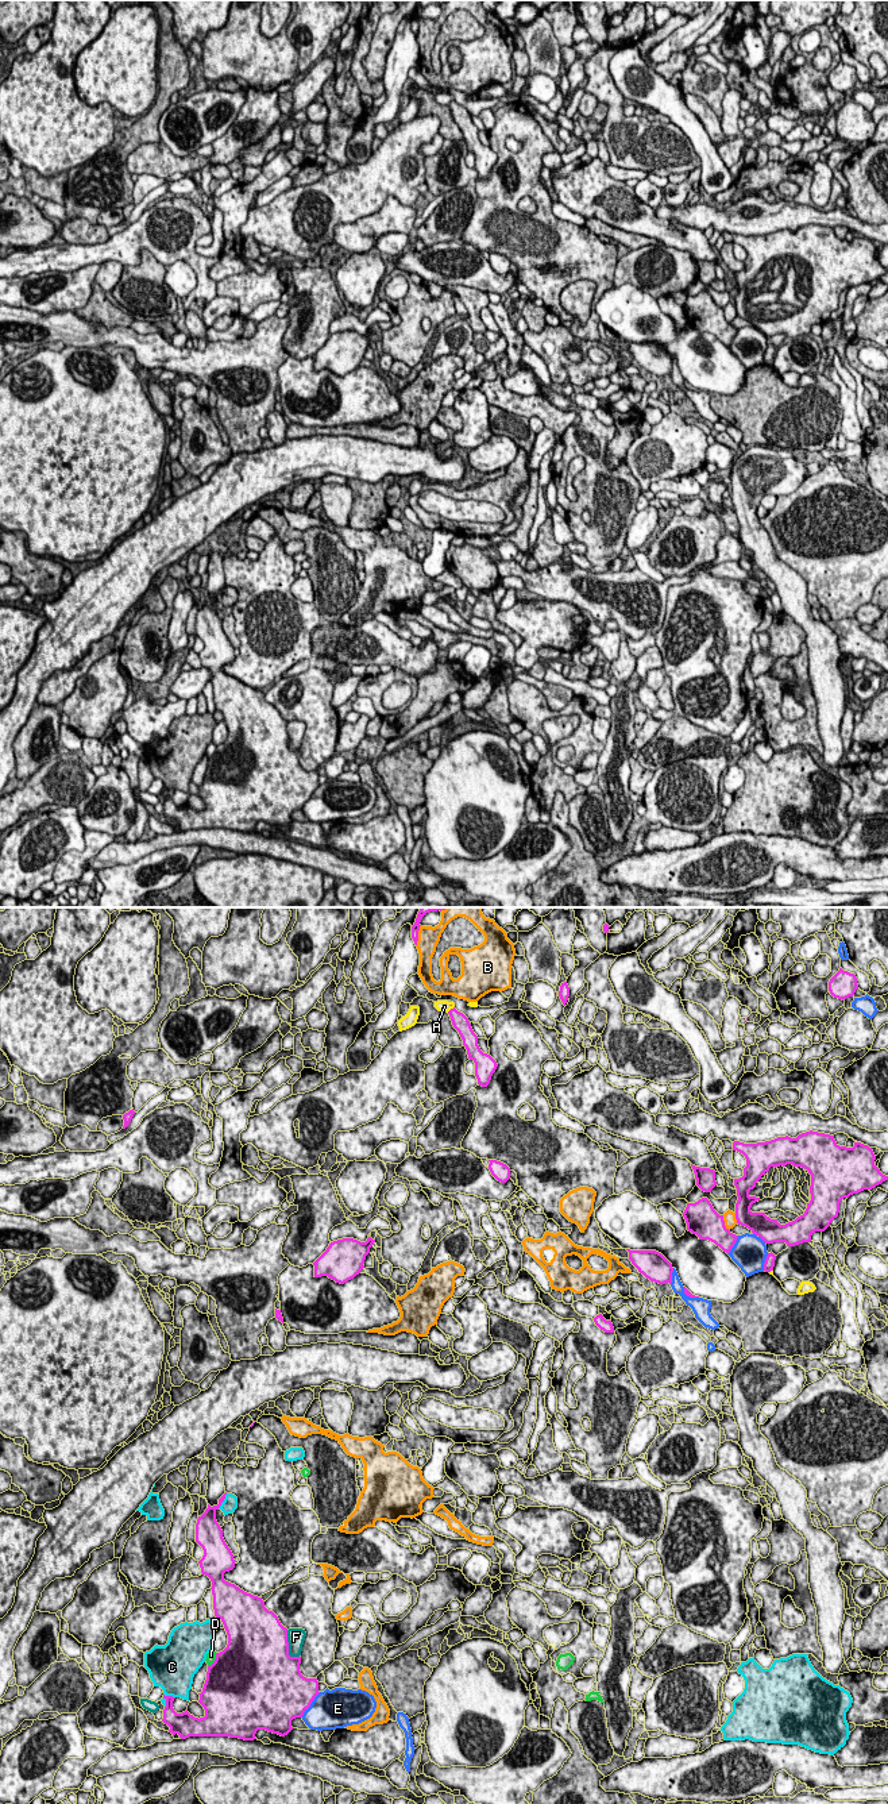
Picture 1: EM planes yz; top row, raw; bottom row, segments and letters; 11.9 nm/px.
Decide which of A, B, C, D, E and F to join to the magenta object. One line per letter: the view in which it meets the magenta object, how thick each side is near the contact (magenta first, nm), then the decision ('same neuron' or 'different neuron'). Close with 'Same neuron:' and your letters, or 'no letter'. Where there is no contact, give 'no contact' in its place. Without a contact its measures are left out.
A: meets magenta in yz; 200 nm thick on the magenta side, 160 nm on the other; different neuron
B: meets magenta in yz; 100 nm thick on the magenta side, 260 nm on the other; different neuron
C: meets magenta in yz; 190 nm thick on the magenta side, 400 nm on the other; different neuron
D: meets magenta in yz; 500 nm thick on the magenta side, 120 nm on the other; different neuron
E: meets magenta in yz; 480 nm thick on the magenta side, 460 nm on the other; different neuron
F: meets magenta in yz; 500 nm thick on the magenta side, 220 nm on the other; different neuron
Same neuron: no letter

